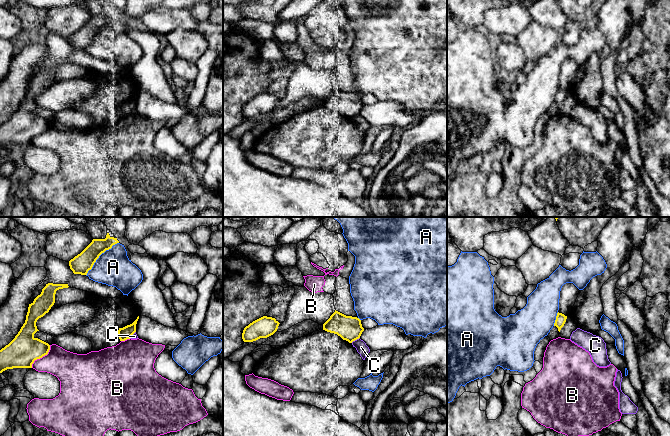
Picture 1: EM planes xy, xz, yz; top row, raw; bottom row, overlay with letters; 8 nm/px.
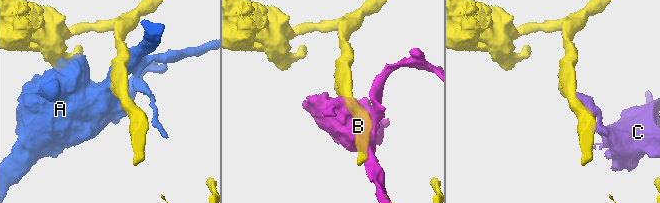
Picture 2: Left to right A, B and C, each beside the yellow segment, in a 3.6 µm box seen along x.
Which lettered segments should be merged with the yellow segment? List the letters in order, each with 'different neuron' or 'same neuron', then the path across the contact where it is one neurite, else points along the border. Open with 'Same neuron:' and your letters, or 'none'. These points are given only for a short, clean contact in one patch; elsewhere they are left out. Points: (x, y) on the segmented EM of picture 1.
Same neuron: none
A: different neuron
B: different neuron
C: different neuron | along xz (359, 337), (351, 342)

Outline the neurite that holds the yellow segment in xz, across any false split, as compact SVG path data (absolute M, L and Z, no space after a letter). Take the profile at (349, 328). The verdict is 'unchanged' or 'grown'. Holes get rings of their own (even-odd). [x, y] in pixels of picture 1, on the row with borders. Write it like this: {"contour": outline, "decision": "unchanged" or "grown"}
{"contour": "M335 310L330 318L323 324L323 330L337 334L343 340L352 343L360 338L364 328L359 318L346 316Z", "decision": "unchanged"}

